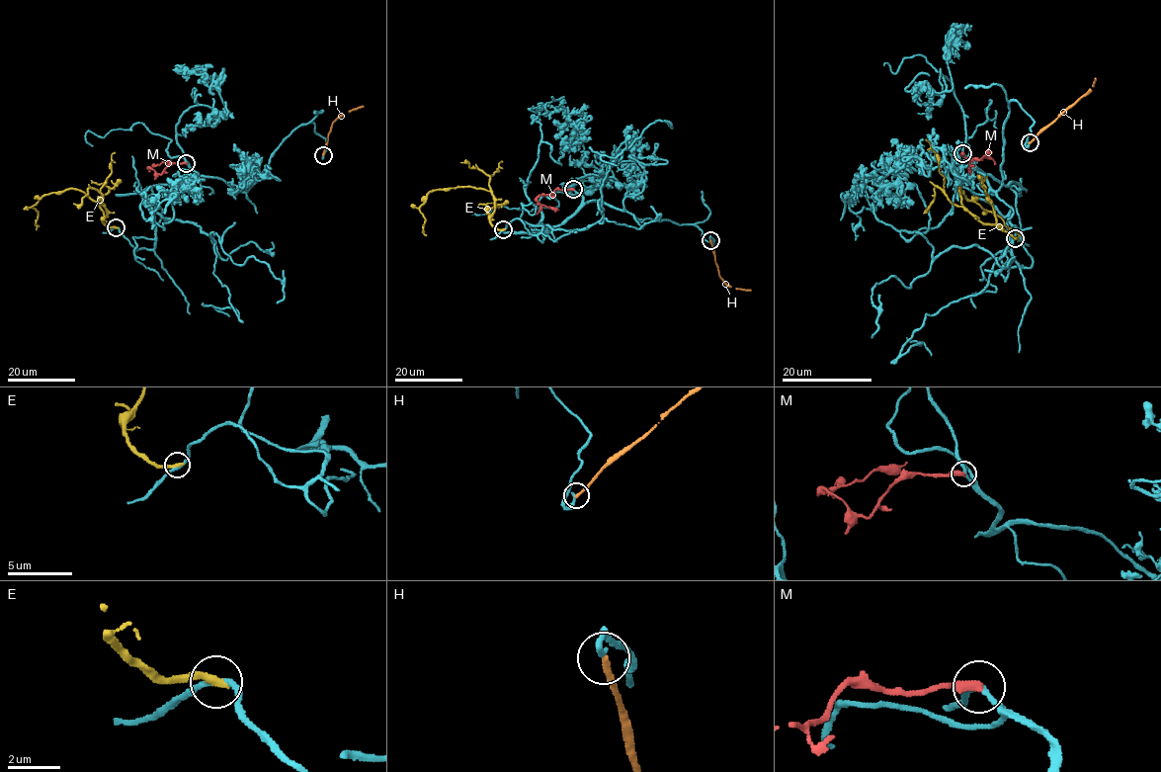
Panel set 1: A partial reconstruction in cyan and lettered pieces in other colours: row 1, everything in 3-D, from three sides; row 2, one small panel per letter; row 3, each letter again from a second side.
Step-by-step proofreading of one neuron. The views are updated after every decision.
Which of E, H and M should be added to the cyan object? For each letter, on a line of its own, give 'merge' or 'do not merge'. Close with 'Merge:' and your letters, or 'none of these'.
E: do not merge
H: do not merge
M: do not merge
Merge: none of these

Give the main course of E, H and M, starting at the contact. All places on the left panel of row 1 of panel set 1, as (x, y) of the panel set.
E: (116, 227), (102, 220), (108, 214), (102, 205), (69, 189), (44, 195), (32, 207), (38, 213), (36, 229)
H: (322, 154), (332, 124), (343, 115), (364, 106)
M: (186, 163), (169, 164), (160, 174), (150, 167), (171, 159)

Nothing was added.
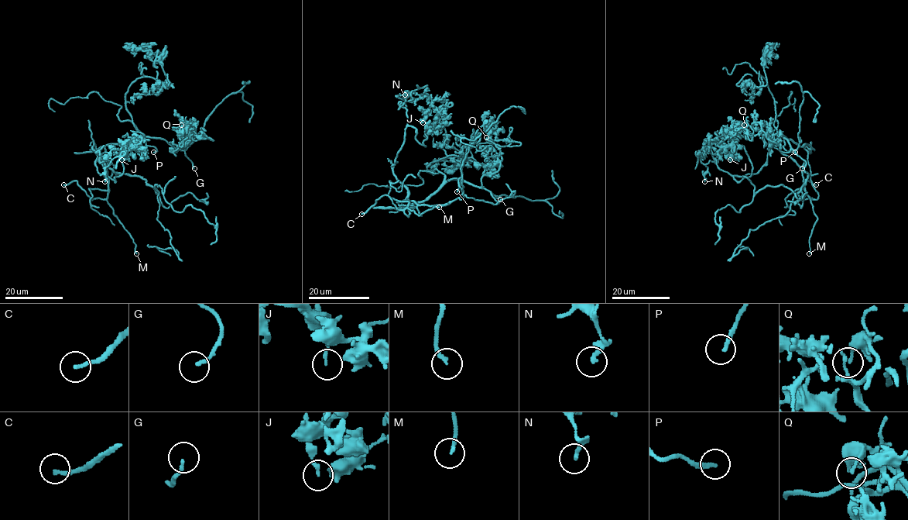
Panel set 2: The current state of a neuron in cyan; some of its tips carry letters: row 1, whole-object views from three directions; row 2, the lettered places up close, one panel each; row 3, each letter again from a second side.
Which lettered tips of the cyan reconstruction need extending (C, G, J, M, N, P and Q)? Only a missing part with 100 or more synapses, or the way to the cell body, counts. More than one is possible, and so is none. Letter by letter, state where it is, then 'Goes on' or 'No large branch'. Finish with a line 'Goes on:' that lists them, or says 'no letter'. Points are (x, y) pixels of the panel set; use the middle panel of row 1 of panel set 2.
C: Place: (361, 214). Goes on
G: Place: (500, 199). Goes on
J: Place: (423, 122). No large branch
M: Place: (439, 207). Goes on
N: Place: (405, 94). No large branch
P: Place: (457, 191). No large branch
Q: Place: (486, 137). No large branch
Goes on: C, G, M

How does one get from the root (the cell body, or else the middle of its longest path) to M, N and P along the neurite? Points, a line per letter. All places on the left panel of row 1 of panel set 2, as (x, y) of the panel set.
M: (108, 191), (107, 198), (104, 199), (132, 239), (136, 253)
N: (108, 191), (104, 199), (107, 160), (92, 146), (100, 173), (107, 174), (100, 159), (111, 162), (104, 181)
P: (108, 191), (114, 167), (102, 159), (101, 146), (128, 146), (143, 138), (156, 149), (153, 152)

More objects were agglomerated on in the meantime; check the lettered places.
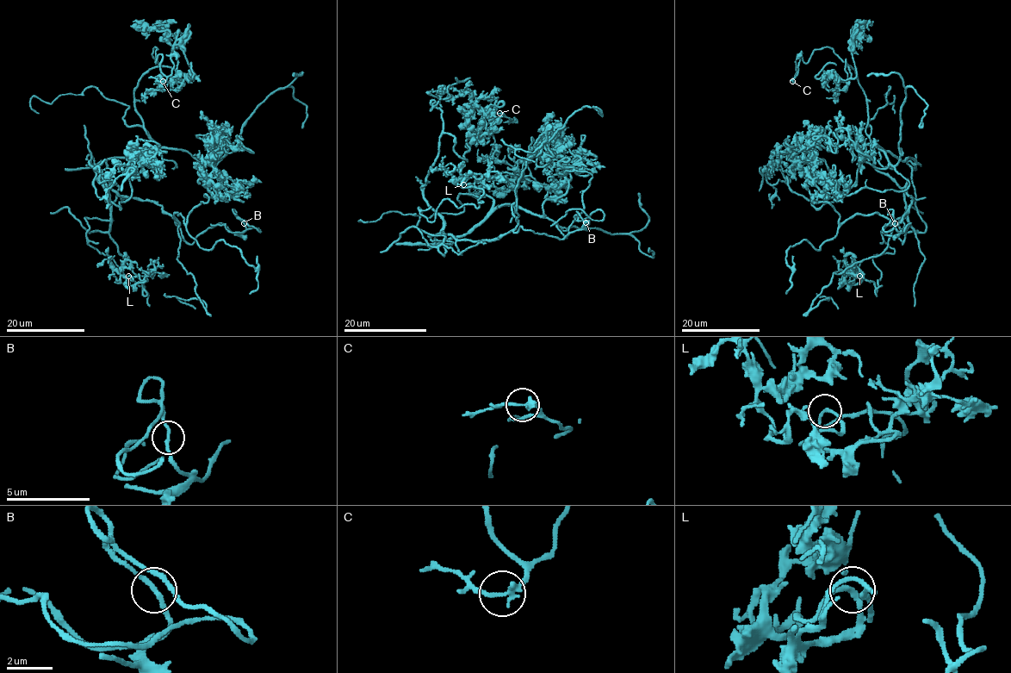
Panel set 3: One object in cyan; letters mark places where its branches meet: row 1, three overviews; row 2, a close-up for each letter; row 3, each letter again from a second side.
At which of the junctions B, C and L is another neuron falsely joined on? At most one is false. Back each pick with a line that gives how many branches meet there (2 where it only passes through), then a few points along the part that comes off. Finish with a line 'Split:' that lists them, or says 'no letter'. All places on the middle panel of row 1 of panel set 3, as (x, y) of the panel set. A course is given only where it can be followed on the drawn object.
Split: no letter

